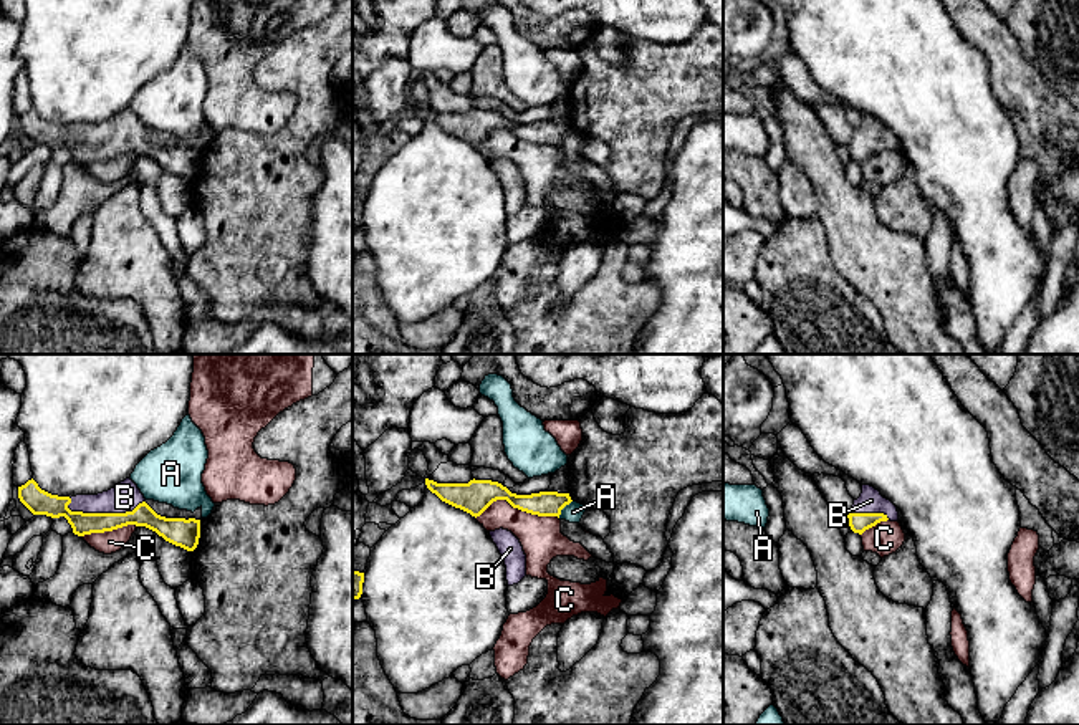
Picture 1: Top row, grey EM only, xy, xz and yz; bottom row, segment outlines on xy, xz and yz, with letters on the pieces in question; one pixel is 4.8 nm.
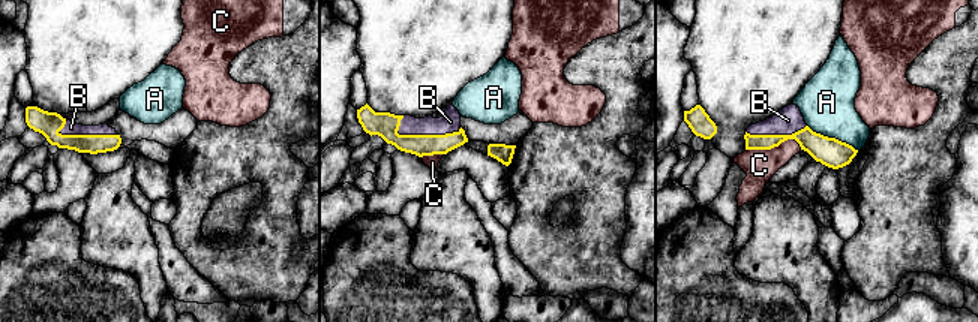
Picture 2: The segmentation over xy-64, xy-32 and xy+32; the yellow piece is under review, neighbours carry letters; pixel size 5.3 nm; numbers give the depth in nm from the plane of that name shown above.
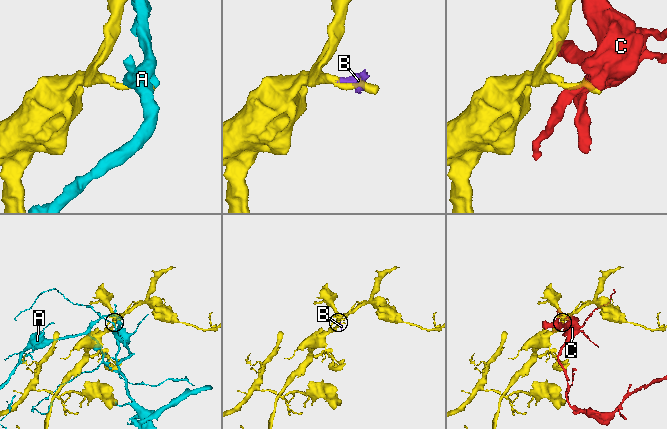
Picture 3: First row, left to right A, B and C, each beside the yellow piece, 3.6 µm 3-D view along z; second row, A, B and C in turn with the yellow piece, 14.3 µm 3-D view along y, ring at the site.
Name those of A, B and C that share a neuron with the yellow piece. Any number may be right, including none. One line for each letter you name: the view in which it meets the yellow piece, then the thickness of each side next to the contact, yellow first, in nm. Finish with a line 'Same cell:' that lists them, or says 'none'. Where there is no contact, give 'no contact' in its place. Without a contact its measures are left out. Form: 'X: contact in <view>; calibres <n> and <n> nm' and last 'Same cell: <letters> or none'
B: contact in xy; calibres 110 and 140 nm
Same cell: B

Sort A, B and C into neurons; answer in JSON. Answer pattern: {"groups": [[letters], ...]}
{"groups": [["A"], ["B"], ["C"]]}

